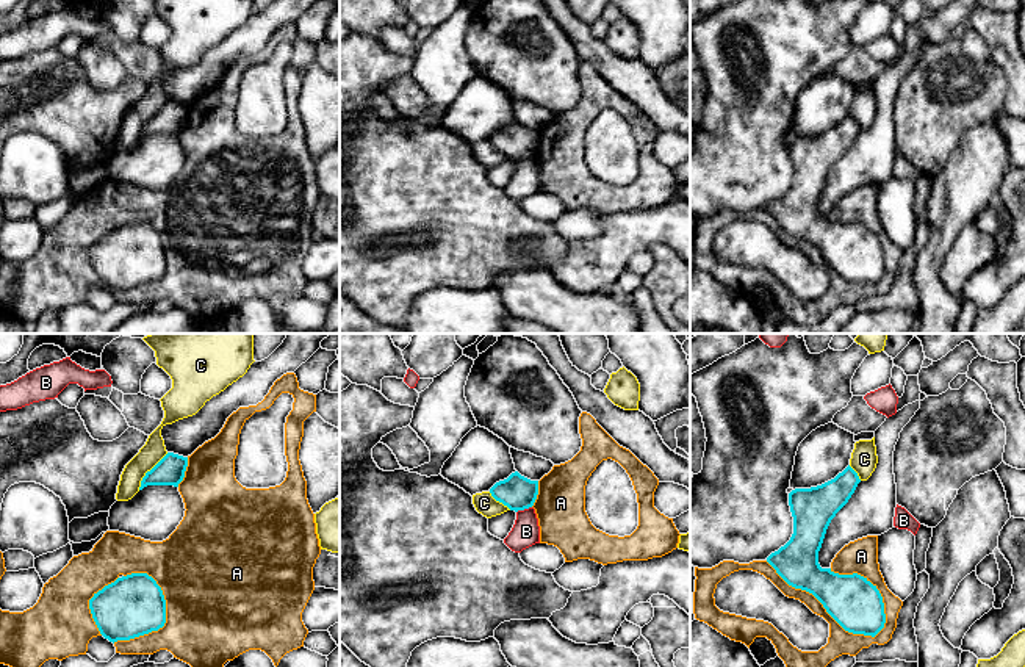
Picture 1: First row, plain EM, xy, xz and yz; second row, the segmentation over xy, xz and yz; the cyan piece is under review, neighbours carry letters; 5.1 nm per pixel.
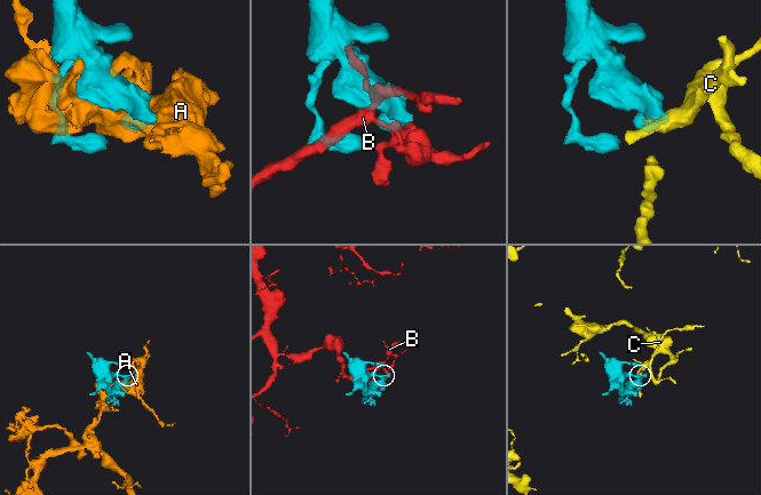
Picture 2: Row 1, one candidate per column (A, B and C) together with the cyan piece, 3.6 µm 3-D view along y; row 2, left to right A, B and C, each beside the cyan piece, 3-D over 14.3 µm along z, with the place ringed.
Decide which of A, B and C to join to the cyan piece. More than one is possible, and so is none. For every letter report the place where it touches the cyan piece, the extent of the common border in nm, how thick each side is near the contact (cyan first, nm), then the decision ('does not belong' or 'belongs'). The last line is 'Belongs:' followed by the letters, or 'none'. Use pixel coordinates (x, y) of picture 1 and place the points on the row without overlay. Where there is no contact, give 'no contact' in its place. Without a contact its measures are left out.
A: contact yz (825, 257); length 700 nm; calibres 280 and 130 nm; does not belong
B: contact xz (523, 158); length 90 nm; calibres 180 and 140 nm; does not belong
C: contact xy (151, 119); length 240 nm; calibres 150 and 120 nm; does not belong
Belongs: none

